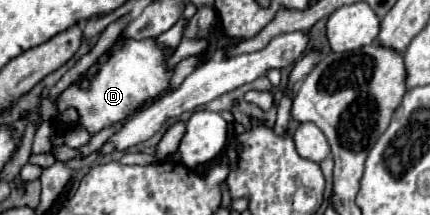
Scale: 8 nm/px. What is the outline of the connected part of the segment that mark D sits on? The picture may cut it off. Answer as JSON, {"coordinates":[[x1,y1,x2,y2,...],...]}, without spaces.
{"coordinates":[[153,39,117,41,111,49,111,57,99,57,99,61,89,69,89,73,95,73,95,77,91,79,91,87,87,91,81,91,77,85,71,85,55,105,59,111,75,107,81,115,79,123,85,125,91,135,99,133,109,123,121,121,133,109,141,107,147,99,153,99,155,95,163,93,171,77,171,73,165,69,163,55]]}

